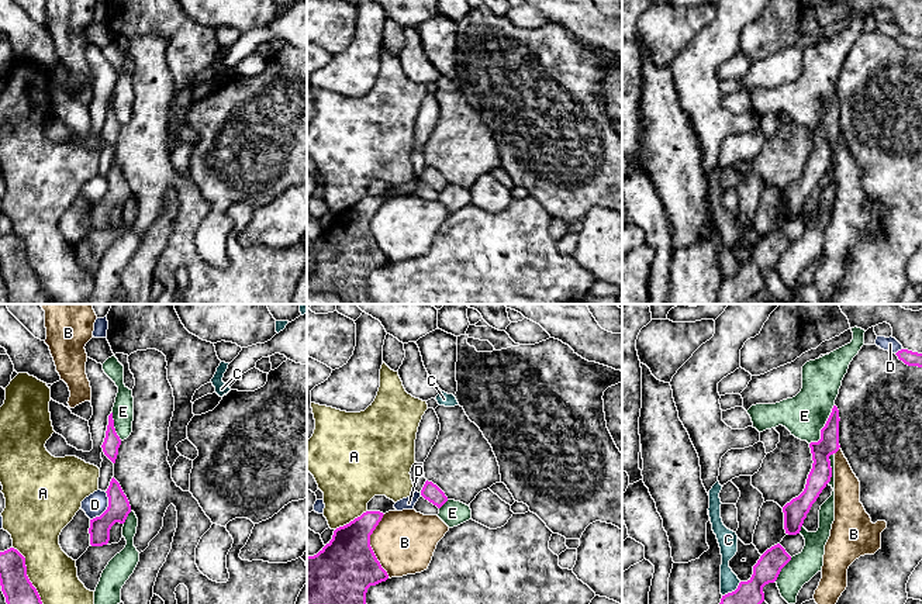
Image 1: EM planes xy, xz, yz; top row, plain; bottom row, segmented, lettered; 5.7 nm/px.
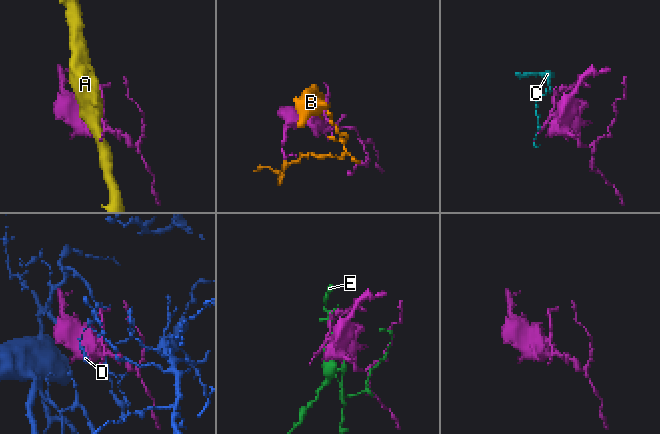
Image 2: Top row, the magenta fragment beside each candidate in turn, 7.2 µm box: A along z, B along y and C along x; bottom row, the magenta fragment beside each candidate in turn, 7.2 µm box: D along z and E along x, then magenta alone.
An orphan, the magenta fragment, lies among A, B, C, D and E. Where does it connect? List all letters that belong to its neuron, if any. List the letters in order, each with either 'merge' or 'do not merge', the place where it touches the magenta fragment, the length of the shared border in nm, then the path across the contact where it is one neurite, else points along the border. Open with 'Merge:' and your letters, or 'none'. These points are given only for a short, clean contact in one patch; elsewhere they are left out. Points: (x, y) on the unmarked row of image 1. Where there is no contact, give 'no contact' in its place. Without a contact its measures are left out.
Merge: B
A: do not merge | xy (30, 266) | 460 nm
B: merge | xz (369, 230) | 360 nm
C: do not merge | yz (732, 276) | 140 nm
D: do not merge | xy (107, 193) | 190 nm
E: do not merge | yz (824, 111) | 280 nm

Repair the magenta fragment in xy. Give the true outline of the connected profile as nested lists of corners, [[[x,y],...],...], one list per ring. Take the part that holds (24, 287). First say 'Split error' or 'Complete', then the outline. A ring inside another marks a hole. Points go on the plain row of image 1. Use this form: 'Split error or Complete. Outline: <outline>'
Complete. Outline: [[[14,232],[0,237],[0,270],[10,304],[48,304],[51,301],[27,260],[25,242]]]

